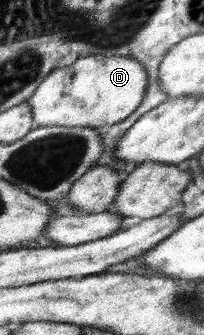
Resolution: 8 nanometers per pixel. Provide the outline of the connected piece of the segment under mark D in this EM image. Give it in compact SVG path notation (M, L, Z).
M90 55L77 58L63 69L56 69L50 73L40 84L35 93L27 100L34 116L34 128L47 126L81 126L100 128L112 126L128 118L143 101L148 88L148 73L140 61L130 57Z

